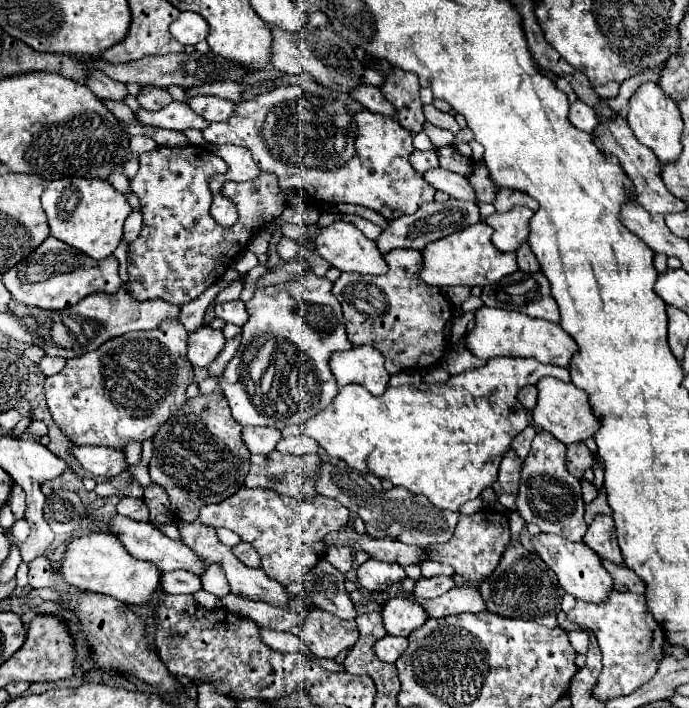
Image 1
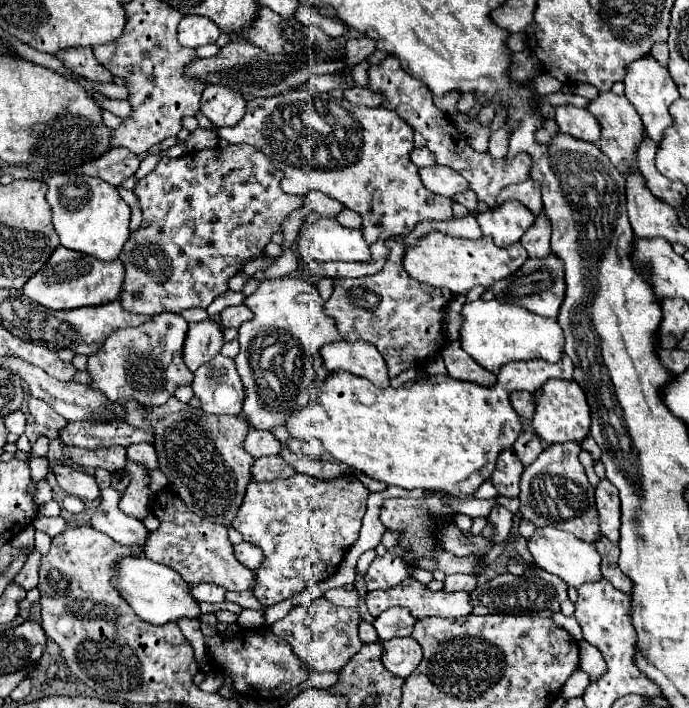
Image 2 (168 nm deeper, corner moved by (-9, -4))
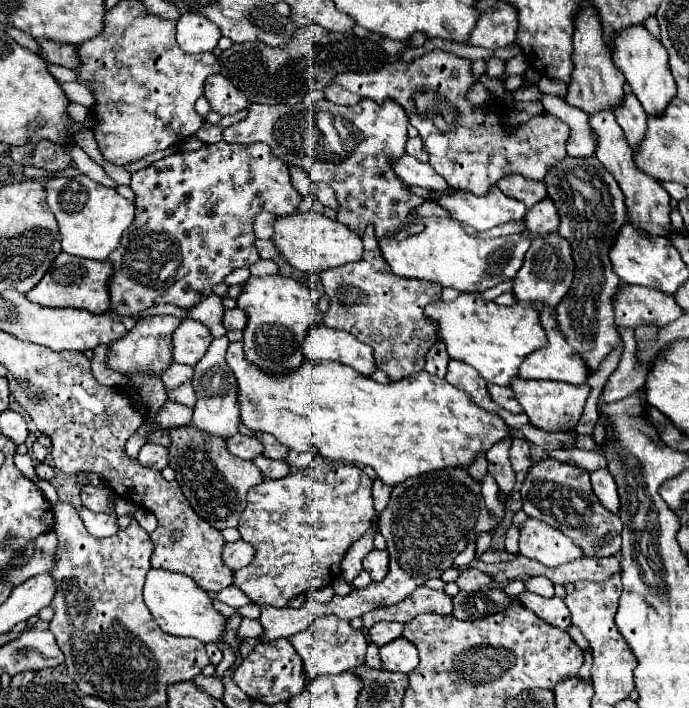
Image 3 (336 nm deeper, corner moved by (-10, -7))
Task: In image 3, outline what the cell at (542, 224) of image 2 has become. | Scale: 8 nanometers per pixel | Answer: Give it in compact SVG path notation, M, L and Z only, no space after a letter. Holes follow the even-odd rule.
M544 198L542 202L534 204L532 210L526 212L526 232L530 236L546 236L558 230L558 214L550 198Z

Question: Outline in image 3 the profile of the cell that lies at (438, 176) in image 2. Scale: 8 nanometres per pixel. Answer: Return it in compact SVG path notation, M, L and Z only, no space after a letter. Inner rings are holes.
M404 154L398 162L394 162L394 172L410 186L420 186L436 192L450 190L450 184L426 162L418 162L416 158L410 158L410 154Z

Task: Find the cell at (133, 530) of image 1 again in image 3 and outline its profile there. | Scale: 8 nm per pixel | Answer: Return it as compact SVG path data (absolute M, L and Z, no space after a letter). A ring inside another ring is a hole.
M82 508L80 518L92 536L102 538L102 536L114 536L120 532L116 512L90 512L90 510Z

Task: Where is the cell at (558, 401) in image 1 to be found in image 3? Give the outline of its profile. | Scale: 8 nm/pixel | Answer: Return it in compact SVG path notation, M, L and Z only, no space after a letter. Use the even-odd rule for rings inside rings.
M512 380L512 390L530 422L544 432L574 432L582 418L582 410L588 398L588 384L566 384L566 382L548 382L548 380Z

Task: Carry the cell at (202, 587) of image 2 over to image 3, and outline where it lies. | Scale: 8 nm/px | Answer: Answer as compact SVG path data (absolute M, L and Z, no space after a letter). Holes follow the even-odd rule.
M236 586L224 588L224 590L216 592L216 594L212 594L212 598L214 598L214 600L220 600L220 602L226 602L226 604L232 606L232 608L240 608L240 606L250 604L250 600L246 598L246 594L244 594L242 590L238 590Z

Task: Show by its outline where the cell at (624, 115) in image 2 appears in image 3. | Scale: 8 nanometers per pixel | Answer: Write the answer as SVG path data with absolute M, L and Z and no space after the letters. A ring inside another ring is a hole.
M590 4L582 6L582 14L578 14L576 20L576 32L574 32L574 74L568 86L566 102L572 106L578 106L586 114L594 114L600 110L616 110L622 104L624 98L624 76L614 66L610 50L604 46L602 40L602 26Z

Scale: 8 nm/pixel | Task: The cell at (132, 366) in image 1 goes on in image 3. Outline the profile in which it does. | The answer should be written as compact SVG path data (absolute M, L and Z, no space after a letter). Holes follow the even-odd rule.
M146 316L138 320L138 324L118 342L108 346L106 364L110 370L120 372L122 376L134 376L134 374L154 374L162 376L170 364L172 364L172 334L180 326L180 318L176 316Z

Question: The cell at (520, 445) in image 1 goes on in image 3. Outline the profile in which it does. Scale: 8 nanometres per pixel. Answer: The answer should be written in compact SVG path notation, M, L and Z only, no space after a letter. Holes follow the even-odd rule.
M514 438L510 448L510 462L516 472L526 472L532 466L530 458L530 444L524 438Z

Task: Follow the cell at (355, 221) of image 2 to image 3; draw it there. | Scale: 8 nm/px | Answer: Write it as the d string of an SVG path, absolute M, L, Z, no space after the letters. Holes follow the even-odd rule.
M314 184L314 196L326 206L326 208L332 208L332 210L338 210L338 202L336 202L336 196L334 196L334 190L326 184Z

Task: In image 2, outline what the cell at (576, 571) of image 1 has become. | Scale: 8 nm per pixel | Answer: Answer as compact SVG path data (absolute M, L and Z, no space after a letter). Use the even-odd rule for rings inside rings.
M537 527L527 547L541 569L545 569L547 573L559 575L567 585L579 587L581 583L601 579L601 569L599 569L601 557L597 549L591 543L581 543L581 539L577 539L575 535L569 535L567 531L559 531L553 527Z

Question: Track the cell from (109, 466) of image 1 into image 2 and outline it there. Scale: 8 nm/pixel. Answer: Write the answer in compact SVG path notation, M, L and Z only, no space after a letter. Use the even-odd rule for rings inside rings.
M137 443L137 445L127 447L127 457L129 457L131 461L143 463L147 469L155 469L155 467L157 467L155 449L153 449L153 445L149 445L149 443Z

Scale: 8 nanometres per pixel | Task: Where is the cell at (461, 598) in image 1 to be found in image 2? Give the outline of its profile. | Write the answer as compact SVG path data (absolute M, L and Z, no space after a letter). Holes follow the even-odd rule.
M409 577L409 581L401 581L397 587L385 589L385 591L371 591L367 593L365 605L369 609L369 615L377 617L381 615L385 609L389 607L407 607L409 613L415 619L425 619L425 617L465 617L471 613L471 603L469 603L469 593L445 593L445 591L429 591L423 583L419 583L417 579Z

